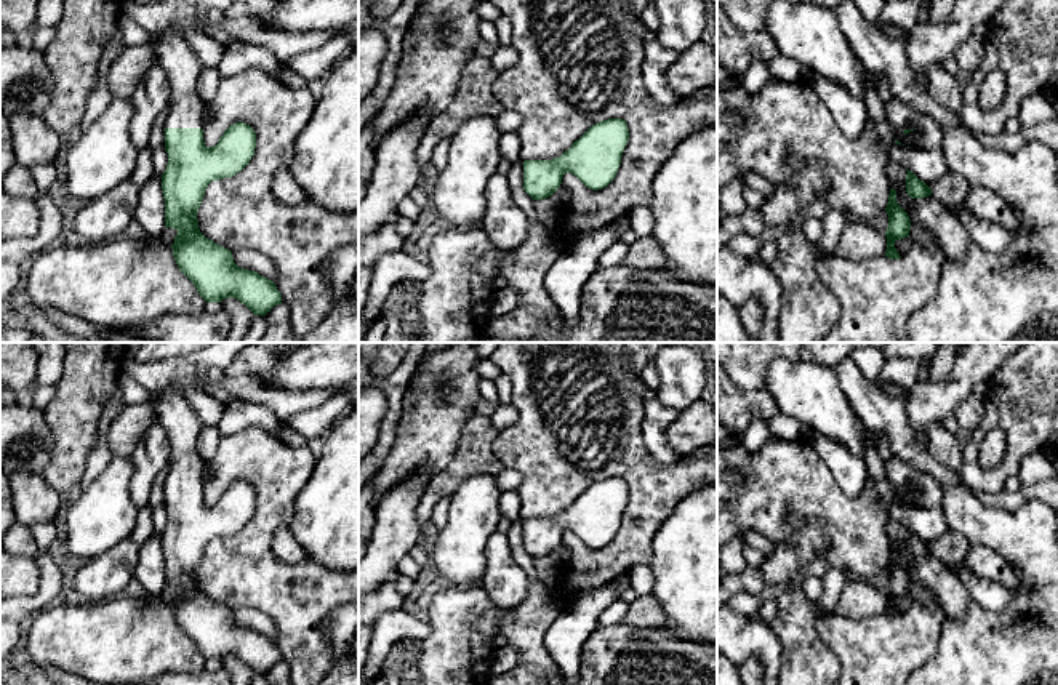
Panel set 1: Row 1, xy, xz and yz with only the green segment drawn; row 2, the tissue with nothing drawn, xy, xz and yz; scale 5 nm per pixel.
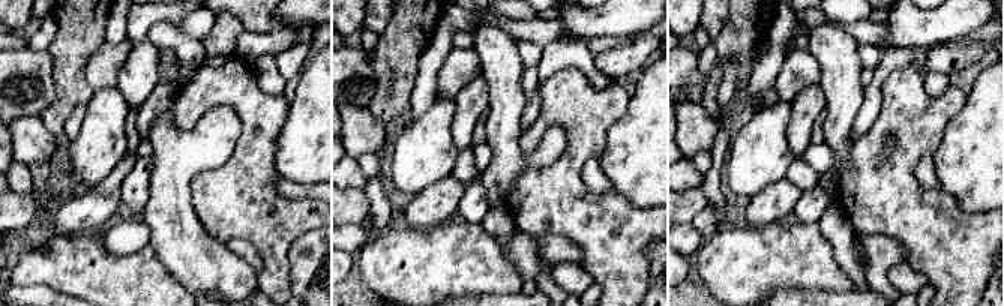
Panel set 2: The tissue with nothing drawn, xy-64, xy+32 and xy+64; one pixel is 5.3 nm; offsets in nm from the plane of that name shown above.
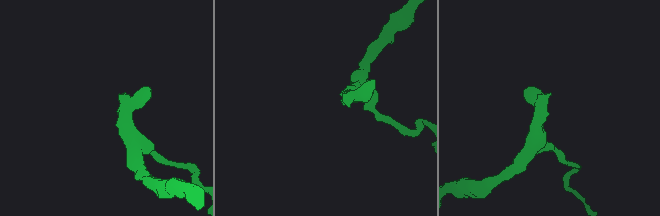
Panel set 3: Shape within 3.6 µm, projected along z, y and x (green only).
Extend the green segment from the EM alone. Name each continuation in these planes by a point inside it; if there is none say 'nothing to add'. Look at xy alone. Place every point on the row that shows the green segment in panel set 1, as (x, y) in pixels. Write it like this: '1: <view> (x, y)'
1: xy (175, 55)

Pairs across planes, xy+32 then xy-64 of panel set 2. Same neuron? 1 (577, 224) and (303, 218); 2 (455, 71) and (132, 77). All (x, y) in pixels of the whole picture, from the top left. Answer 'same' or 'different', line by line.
1: same
2: different

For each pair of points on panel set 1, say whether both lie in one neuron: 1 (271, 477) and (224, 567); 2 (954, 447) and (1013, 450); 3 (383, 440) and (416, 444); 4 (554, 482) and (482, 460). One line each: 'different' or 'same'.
1: same
2: different
3: different
4: different

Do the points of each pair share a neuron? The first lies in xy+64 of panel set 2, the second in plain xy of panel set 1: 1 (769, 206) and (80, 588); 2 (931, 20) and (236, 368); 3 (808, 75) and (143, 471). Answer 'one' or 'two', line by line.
1: one
2: two
3: two

